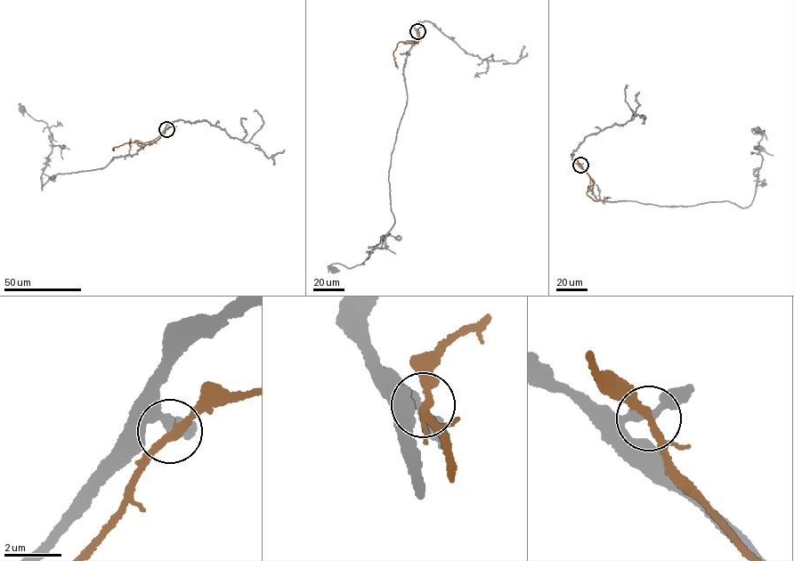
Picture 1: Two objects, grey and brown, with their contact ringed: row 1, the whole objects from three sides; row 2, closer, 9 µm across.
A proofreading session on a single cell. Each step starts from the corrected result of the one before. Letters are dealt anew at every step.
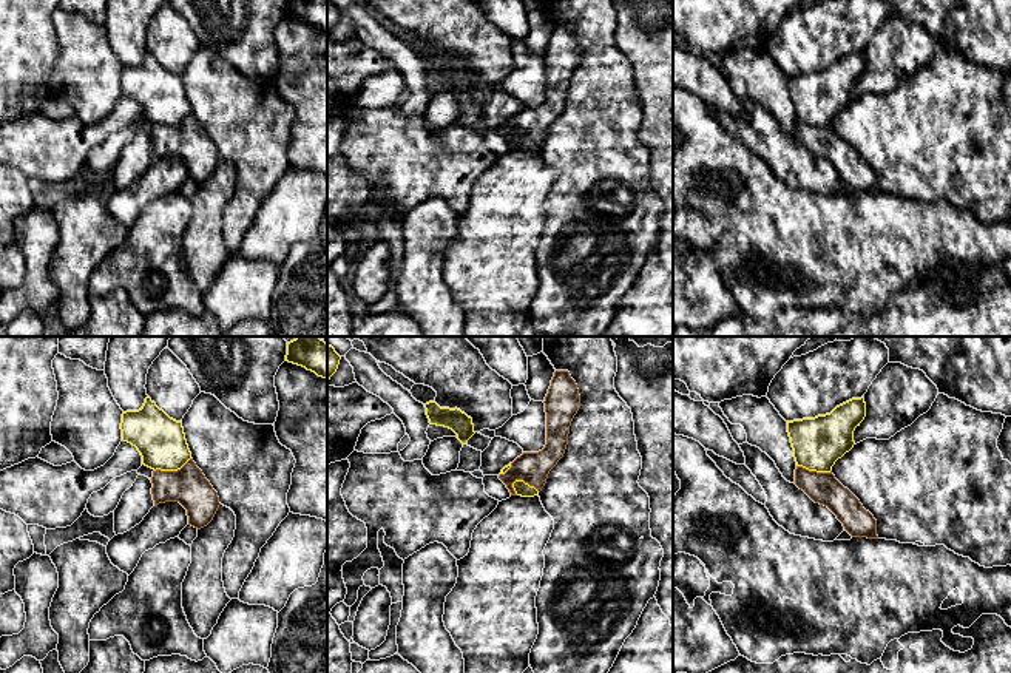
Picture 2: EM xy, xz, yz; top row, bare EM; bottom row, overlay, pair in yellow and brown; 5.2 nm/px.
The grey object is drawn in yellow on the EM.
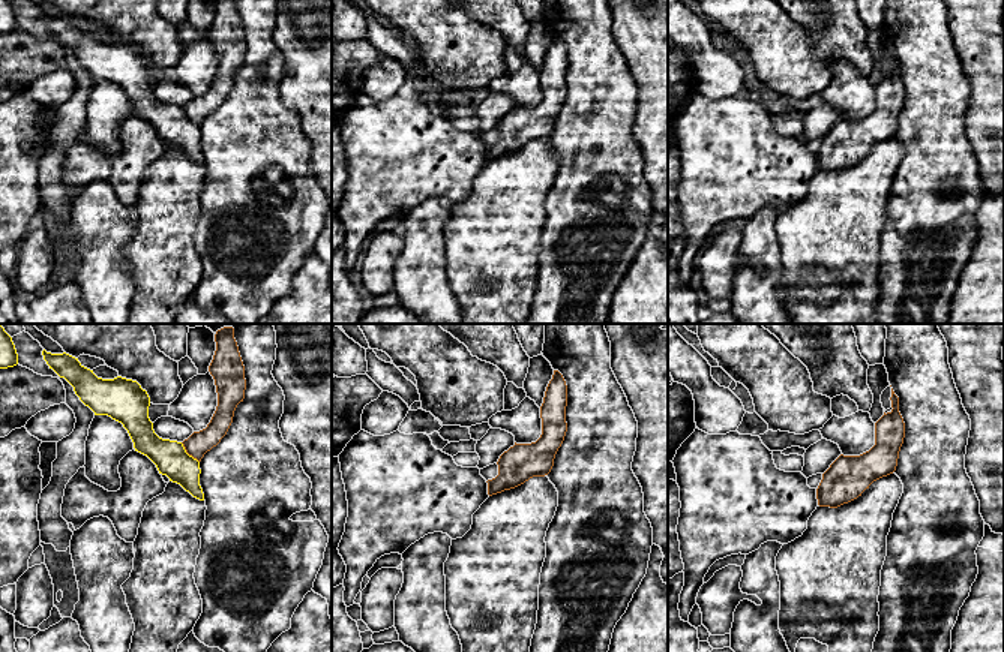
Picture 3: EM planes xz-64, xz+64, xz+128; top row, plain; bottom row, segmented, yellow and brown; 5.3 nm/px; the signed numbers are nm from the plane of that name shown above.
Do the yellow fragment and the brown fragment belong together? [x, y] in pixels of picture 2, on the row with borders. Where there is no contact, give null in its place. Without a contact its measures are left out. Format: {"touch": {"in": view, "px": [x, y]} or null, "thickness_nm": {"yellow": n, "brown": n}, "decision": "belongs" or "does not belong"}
{"touch": {"in": "xz", "px": [524, 482]}, "thickness_nm": {"yellow": 70, "brown": 170}, "decision": "does not belong"}

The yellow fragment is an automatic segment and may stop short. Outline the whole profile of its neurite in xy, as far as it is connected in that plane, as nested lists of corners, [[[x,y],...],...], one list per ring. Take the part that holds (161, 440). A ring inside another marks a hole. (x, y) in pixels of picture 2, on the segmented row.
[[[147,397],[139,411],[122,414],[122,440],[137,448],[142,465],[151,469],[178,471],[190,458],[181,421],[170,418]]]

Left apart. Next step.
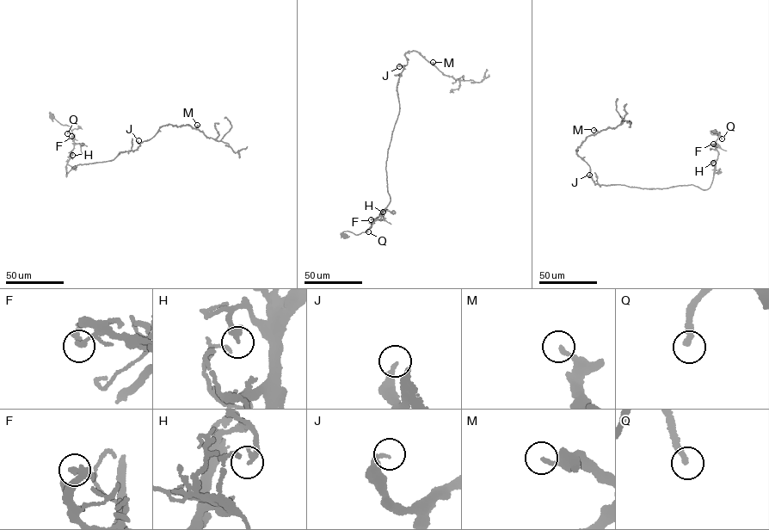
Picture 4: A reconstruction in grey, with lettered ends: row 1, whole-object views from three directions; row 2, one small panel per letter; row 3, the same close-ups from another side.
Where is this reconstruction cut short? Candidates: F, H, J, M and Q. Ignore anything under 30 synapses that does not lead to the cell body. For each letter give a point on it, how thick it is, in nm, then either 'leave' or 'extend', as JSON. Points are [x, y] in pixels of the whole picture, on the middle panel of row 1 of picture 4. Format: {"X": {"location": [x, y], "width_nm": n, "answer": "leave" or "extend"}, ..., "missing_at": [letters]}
{"F": {"location": [371, 219], "width_nm": 240, "answer": "leave"}, "H": {"location": [383, 212], "width_nm": 240, "answer": "leave"}, "J": {"location": [399, 66], "width_nm": 220, "answer": "leave"}, "M": {"location": [433, 62], "width_nm": 200, "answer": "leave"}, "Q": {"location": [368, 231], "width_nm": 280, "answer": "extend"}, "missing_at": ["Q"]}

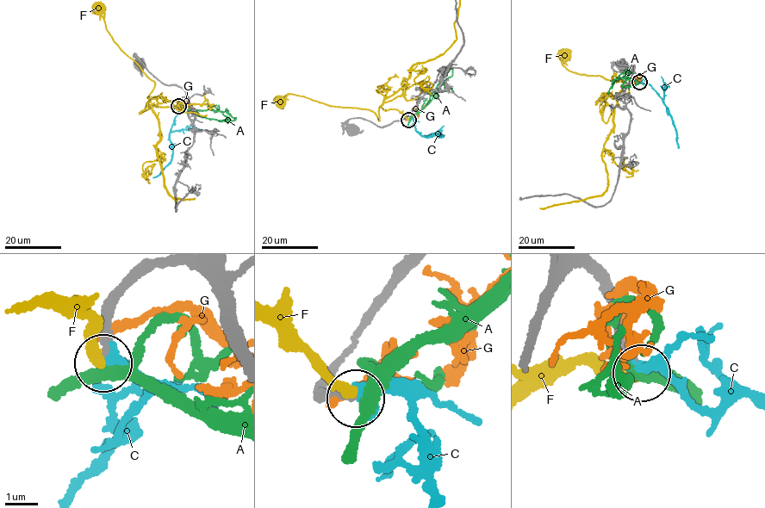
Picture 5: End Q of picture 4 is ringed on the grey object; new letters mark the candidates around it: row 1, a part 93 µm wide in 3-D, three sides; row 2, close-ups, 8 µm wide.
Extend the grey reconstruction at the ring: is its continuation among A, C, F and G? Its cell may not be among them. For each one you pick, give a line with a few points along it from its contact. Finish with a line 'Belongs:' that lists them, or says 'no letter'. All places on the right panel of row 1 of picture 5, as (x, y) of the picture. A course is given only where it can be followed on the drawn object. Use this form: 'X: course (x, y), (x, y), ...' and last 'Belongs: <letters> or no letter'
Belongs: no letter

